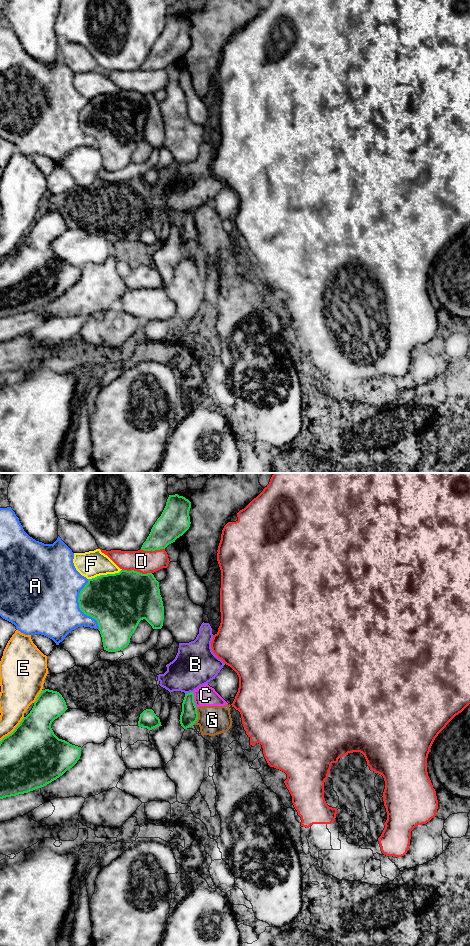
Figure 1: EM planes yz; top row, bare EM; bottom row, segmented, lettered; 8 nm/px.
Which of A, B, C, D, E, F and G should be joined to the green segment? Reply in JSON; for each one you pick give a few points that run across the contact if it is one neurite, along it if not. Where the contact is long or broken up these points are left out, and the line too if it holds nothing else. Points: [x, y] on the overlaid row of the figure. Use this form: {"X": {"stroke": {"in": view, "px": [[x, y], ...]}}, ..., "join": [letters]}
{"join": []}

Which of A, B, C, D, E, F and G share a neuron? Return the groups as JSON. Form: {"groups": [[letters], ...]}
{"groups": [["A"], ["B"], ["C", "G"], ["D"], ["E"], ["F"]]}

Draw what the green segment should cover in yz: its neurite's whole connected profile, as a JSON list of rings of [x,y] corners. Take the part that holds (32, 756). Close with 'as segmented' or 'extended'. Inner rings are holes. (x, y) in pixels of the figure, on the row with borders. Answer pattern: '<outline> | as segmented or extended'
[[[42,690],[30,713],[11,734],[0,741],[0,799],[44,787],[77,763],[81,747],[59,739],[51,728],[52,722],[67,709],[59,692]]] | as segmented

